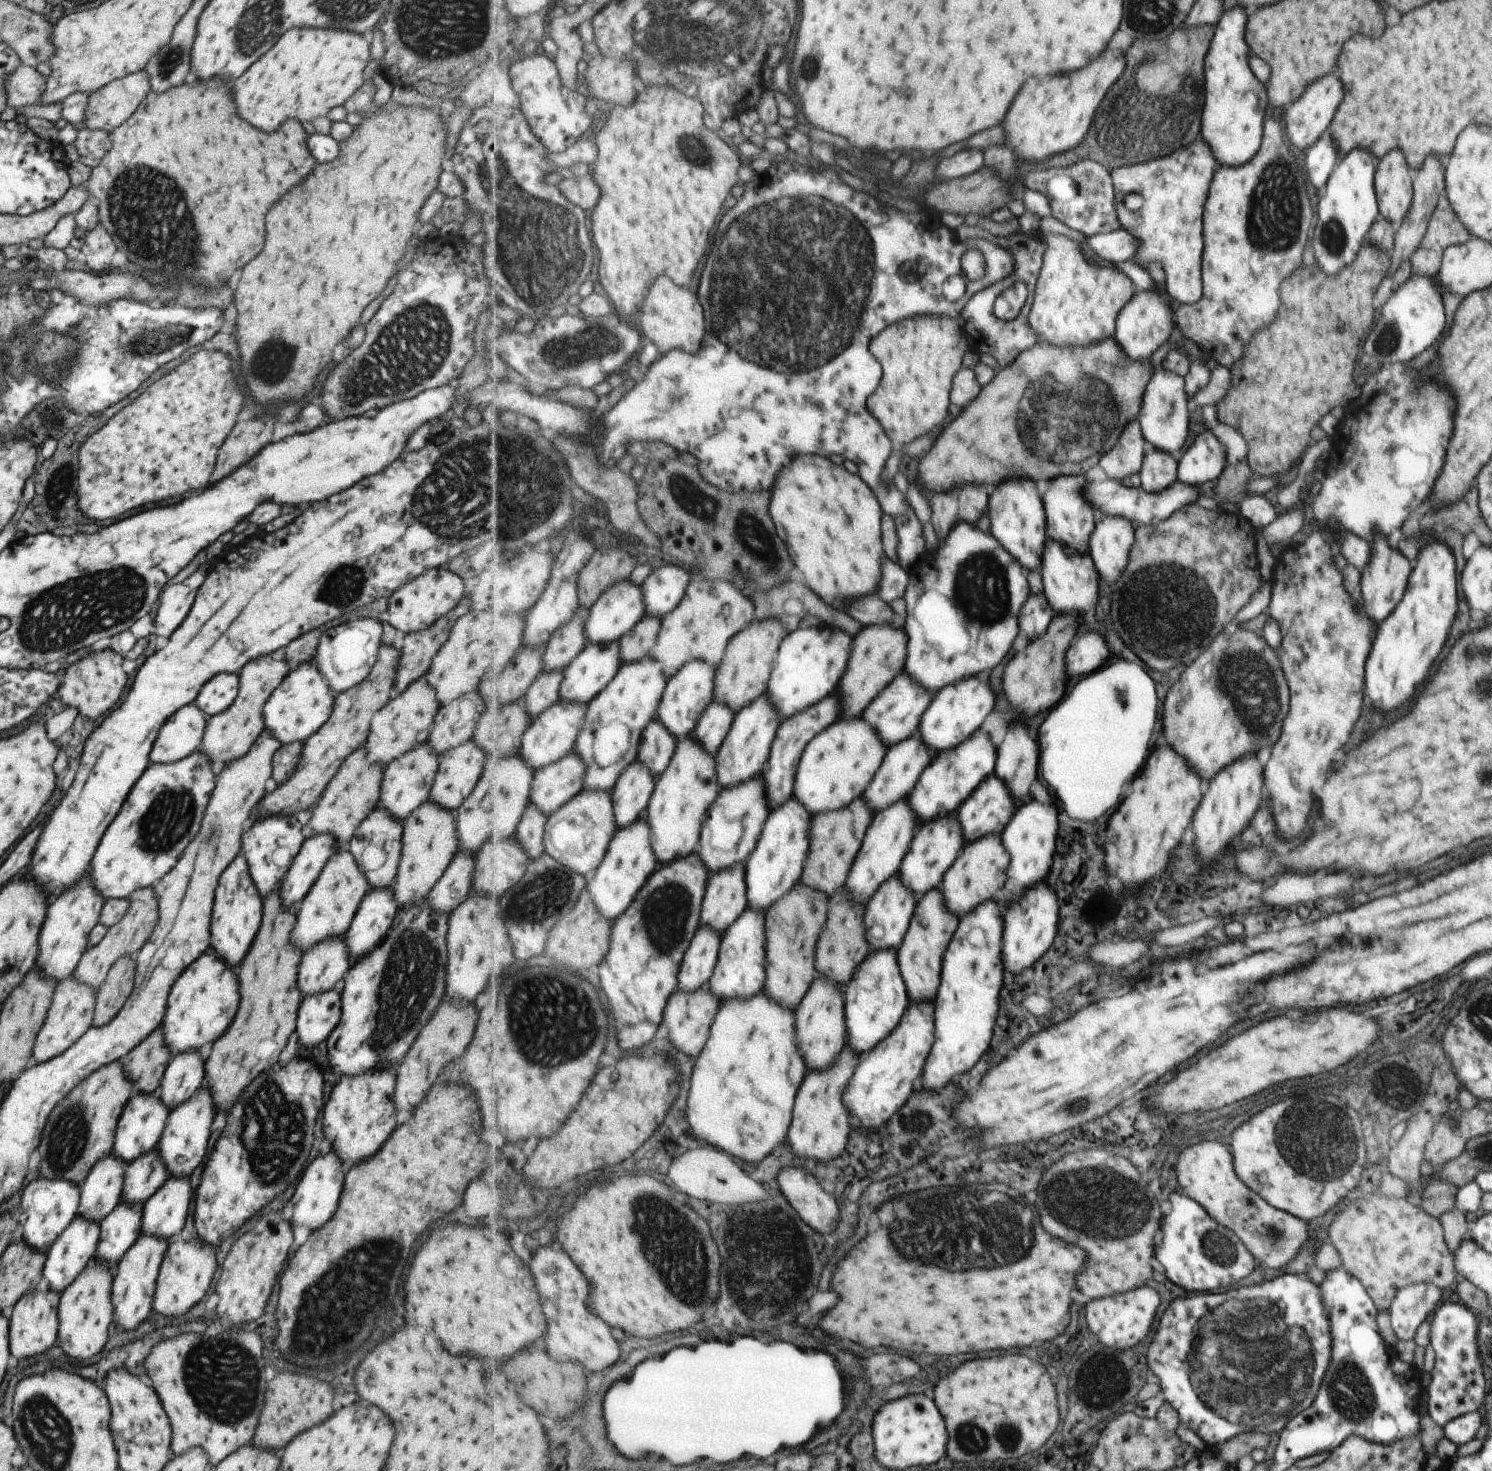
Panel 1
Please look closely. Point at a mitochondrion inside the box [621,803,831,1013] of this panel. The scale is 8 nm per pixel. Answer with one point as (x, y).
(664, 914)

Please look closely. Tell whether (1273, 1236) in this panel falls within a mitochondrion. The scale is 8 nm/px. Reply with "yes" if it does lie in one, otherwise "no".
yes

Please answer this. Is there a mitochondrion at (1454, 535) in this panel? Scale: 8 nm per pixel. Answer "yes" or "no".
no

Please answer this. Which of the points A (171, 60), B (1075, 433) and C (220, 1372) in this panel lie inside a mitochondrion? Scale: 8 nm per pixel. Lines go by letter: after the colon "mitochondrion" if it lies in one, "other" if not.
A: mitochondrion
B: mitochondrion
C: mitochondrion

